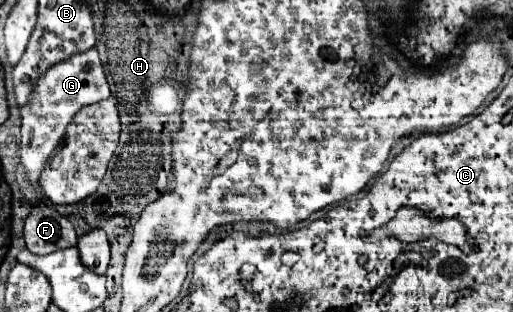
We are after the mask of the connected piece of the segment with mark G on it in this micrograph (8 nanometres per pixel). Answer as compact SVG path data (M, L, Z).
M95 46L81 54L69 56L65 62L57 62L45 74L41 74L41 78L33 86L33 94L29 102L25 104L25 110L21 110L23 126L21 126L19 152L21 152L21 164L25 166L25 172L27 172L27 180L33 186L39 186L37 182L39 182L43 164L47 162L51 152L57 148L57 144L65 136L65 128L75 116L75 112L79 112L83 106L89 106L93 102L107 98L109 94L111 94L109 84L105 80L103 64L99 60L99 52Z

